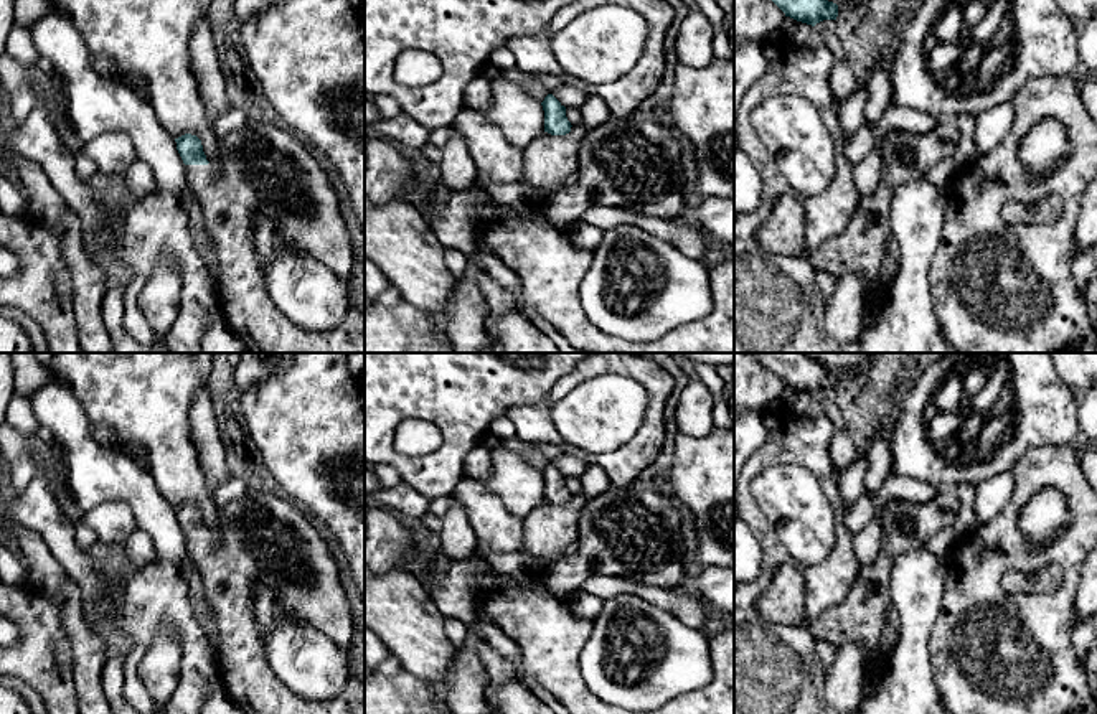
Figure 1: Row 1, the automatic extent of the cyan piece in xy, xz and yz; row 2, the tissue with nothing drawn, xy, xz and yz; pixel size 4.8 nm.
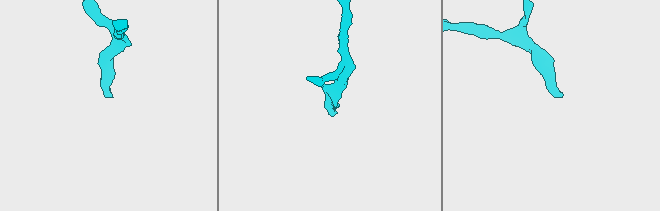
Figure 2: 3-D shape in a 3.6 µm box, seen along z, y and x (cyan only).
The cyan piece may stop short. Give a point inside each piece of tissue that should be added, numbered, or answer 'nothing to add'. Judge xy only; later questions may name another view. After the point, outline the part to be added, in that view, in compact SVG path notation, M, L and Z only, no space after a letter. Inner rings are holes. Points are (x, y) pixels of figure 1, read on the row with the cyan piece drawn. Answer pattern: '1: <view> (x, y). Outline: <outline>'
1: xy (264, 167). Outline: M252 73L251 84L252 94L241 106L246 124L218 139L219 167L185 165L218 261L214 297L226 322L251 353L365 353L365 313L351 302L346 317L333 330L310 331L290 322L267 292L261 256L252 246L252 211L271 216L285 247L318 259L337 270L346 285L353 269L353 246L323 167L307 142L280 122Z

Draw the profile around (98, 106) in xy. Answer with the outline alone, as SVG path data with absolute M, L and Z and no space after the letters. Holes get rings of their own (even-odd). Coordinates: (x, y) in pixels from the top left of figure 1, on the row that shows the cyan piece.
M49 10L30 30L40 56L48 58L66 82L68 124L73 132L84 143L99 135L125 134L132 140L137 158L152 168L160 191L175 196L191 191L177 142L160 125L150 101L134 92L127 84L102 78L92 69L92 54L71 20Z

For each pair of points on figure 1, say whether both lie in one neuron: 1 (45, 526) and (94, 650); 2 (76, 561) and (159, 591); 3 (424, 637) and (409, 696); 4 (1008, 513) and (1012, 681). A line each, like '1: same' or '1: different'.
1: different
2: different
3: different
4: same

